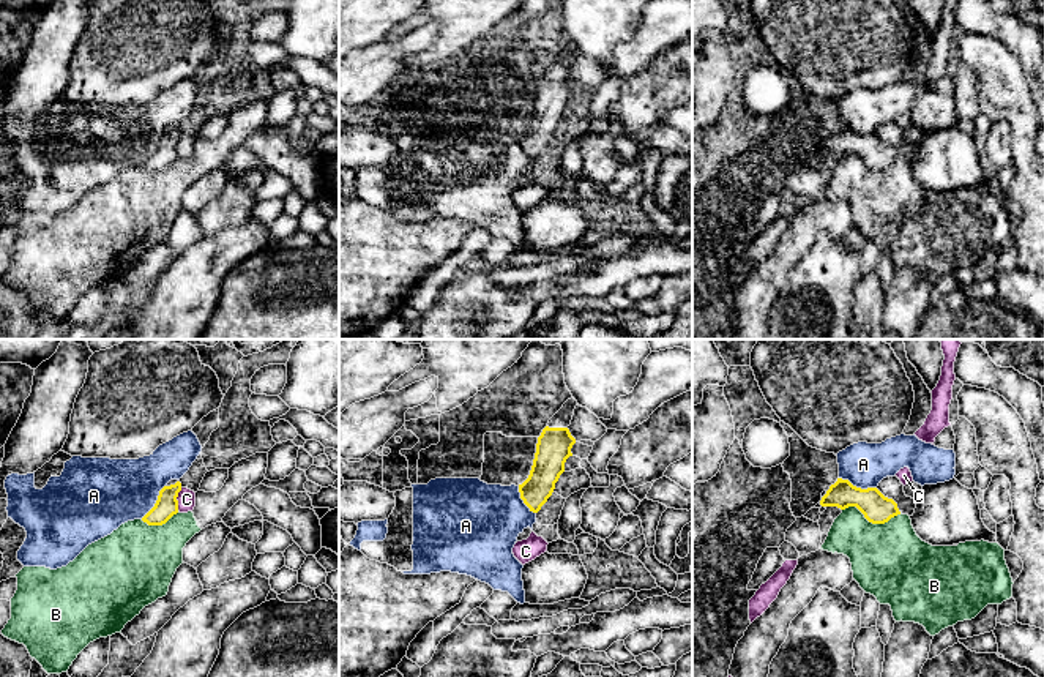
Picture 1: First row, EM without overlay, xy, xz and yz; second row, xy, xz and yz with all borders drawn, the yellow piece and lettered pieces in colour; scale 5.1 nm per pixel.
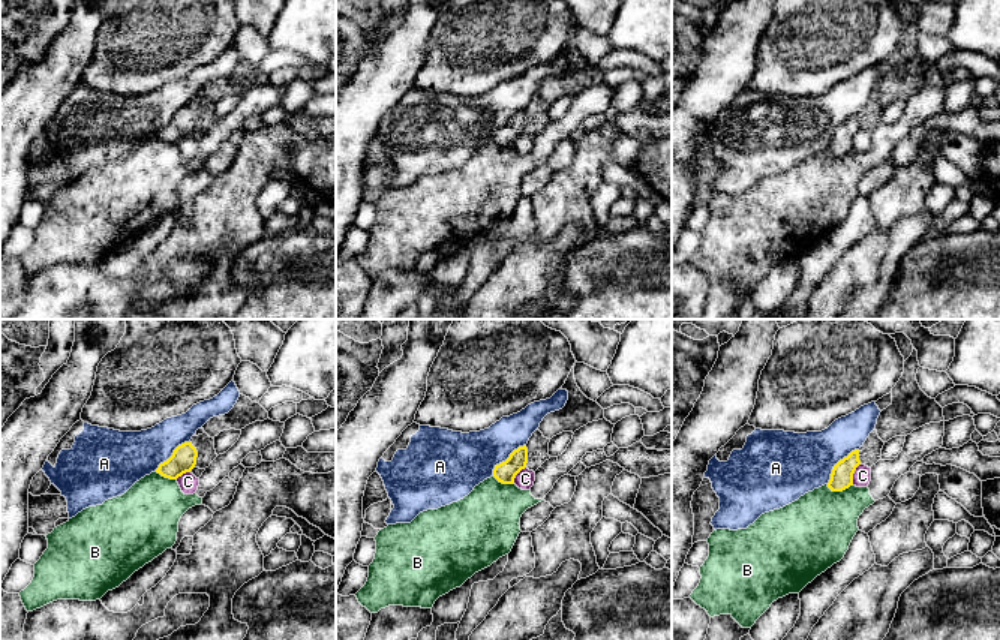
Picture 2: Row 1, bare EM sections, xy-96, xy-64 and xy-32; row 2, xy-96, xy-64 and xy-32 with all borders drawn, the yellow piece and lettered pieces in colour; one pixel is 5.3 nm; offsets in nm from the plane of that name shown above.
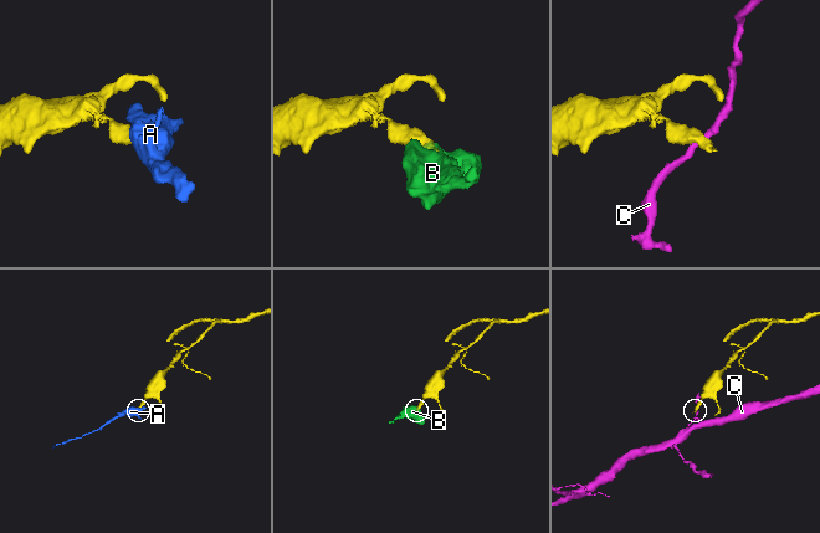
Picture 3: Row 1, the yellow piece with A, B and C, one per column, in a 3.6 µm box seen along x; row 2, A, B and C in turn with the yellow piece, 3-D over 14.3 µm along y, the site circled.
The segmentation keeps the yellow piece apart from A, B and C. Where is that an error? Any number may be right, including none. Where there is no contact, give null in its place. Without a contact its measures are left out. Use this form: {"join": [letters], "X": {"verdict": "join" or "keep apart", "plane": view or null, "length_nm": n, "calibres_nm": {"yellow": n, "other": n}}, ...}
{"join": [], "A": {"verdict": "keep apart", "plane": "yz", "length_nm": 200, "calibres_nm": {"yellow": 150, "other": 220}}, "B": {"verdict": "keep apart", "plane": "yz", "length_nm": 300, "calibres_nm": {"yellow": 150, "other": 380}}, "C": {"verdict": "keep apart", "plane": "xy", "length_nm": 120, "calibres_nm": {"yellow": 120, "other": 100}}}

